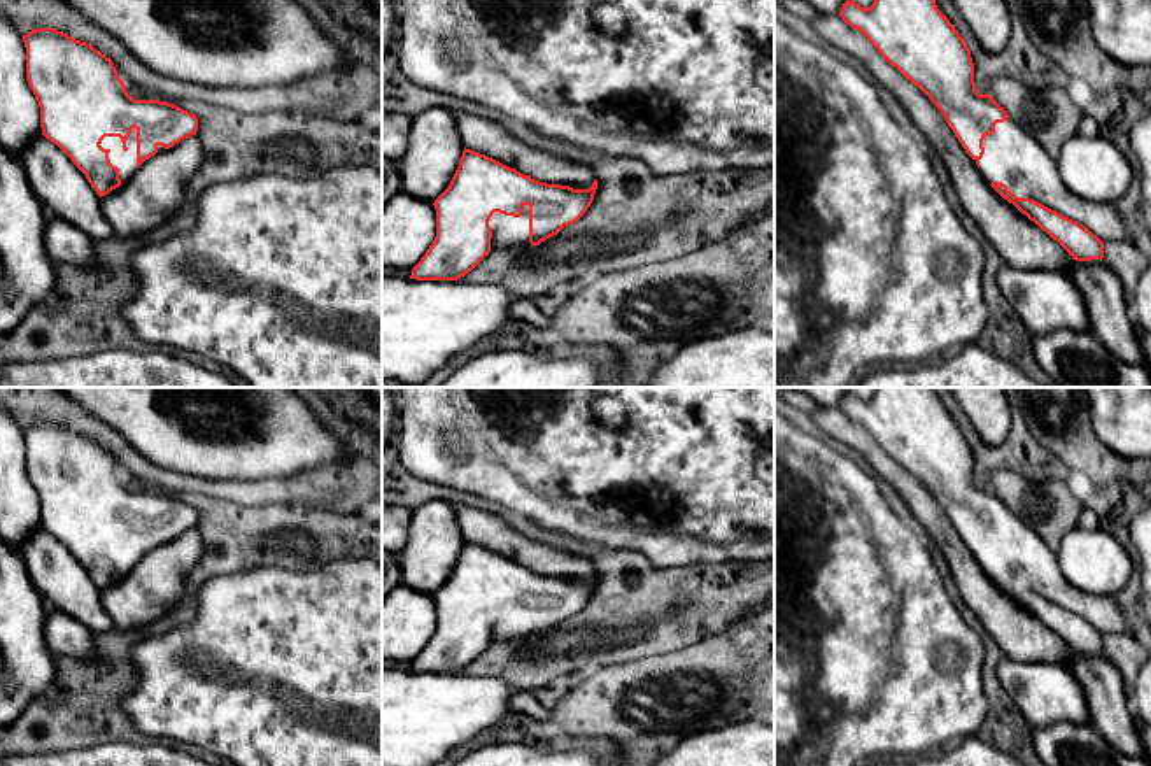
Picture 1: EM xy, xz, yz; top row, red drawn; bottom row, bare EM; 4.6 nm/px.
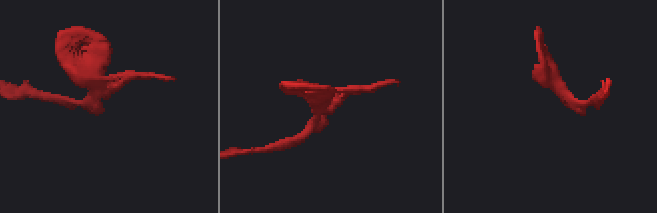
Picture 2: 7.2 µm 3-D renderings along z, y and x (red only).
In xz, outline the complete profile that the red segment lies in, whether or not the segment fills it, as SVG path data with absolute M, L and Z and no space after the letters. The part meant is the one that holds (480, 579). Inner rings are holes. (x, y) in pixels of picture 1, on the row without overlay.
M464 540L448 580L433 596L436 629L410 671L457 673L492 642L540 638L575 617L596 582L596 571L589 582L540 575Z

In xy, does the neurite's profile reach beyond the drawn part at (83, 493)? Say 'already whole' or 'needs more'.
needs more

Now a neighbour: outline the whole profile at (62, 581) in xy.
M44 528L21 545L28 577L44 601L82 622L91 633L105 633L114 621L102 605L100 589L72 552Z

